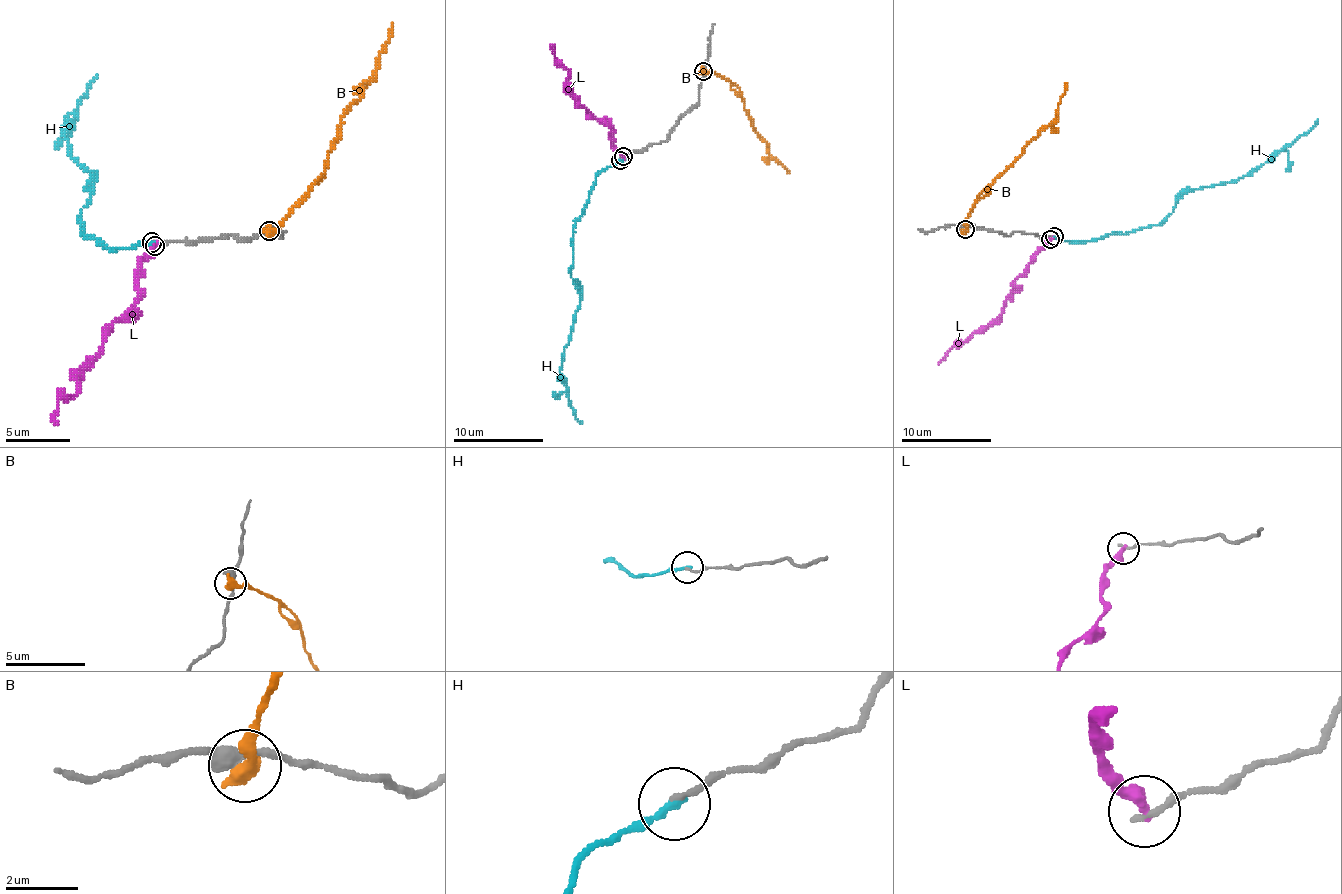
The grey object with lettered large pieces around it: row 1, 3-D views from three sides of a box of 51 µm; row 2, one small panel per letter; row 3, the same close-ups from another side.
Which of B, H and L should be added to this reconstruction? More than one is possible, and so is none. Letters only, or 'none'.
H

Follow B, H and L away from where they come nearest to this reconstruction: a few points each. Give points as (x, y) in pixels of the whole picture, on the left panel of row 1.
B: (270, 232), (321, 177), (340, 116), (376, 71), (392, 23)
H: (151, 241), (106, 248), (96, 238), (83, 238), (80, 209), (93, 177), (70, 154), (64, 135), (96, 74)
L: (154, 244), (141, 264), (138, 299), (112, 325), (103, 347), (87, 363), (77, 392), (58, 402), (58, 424)

